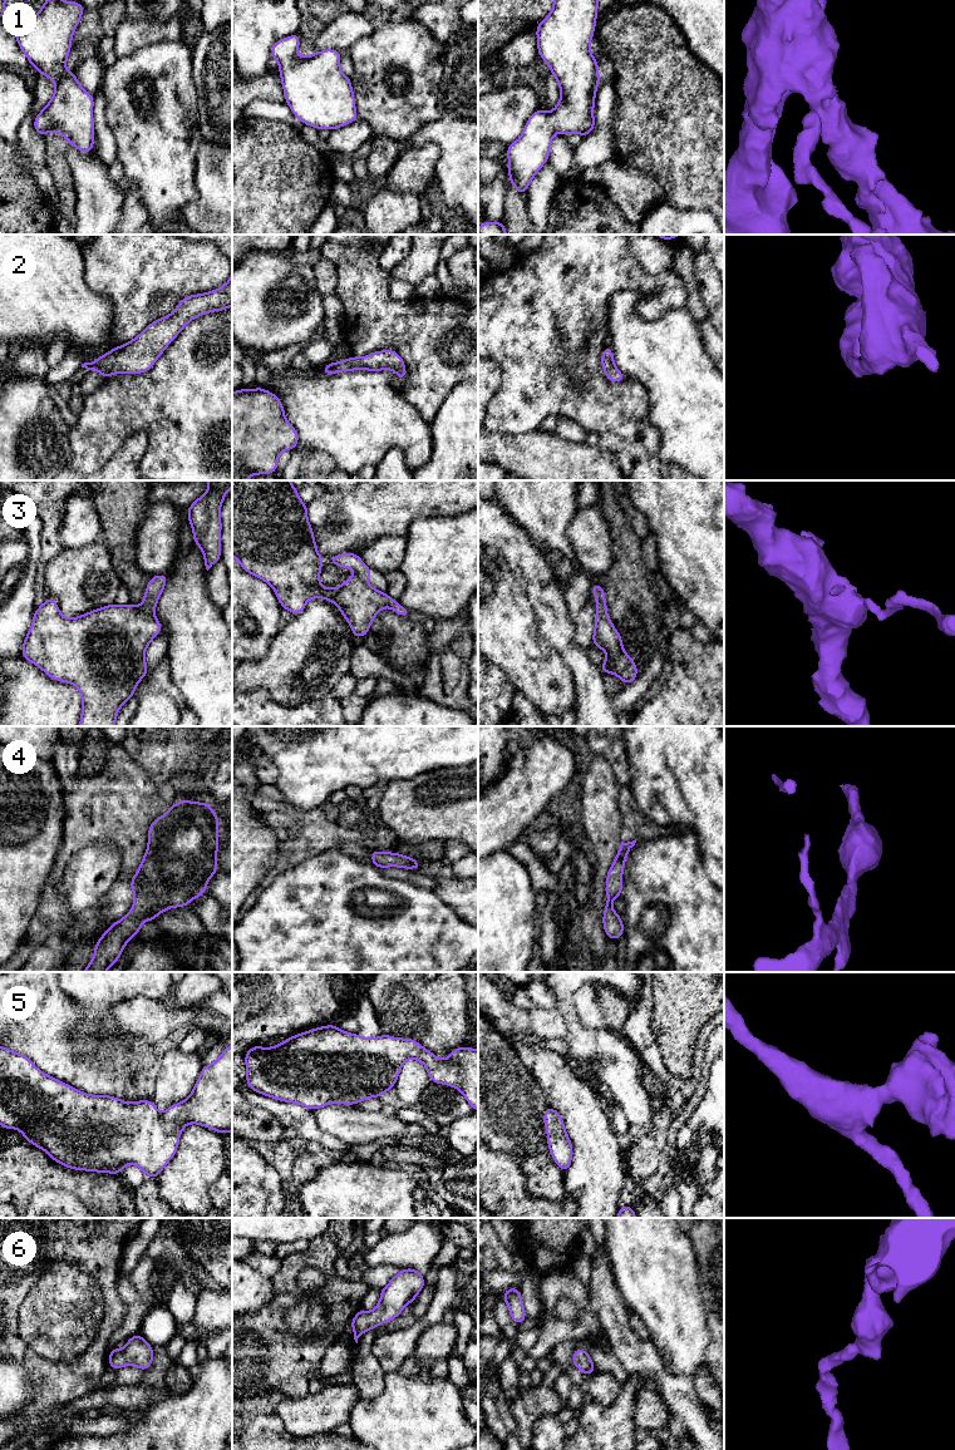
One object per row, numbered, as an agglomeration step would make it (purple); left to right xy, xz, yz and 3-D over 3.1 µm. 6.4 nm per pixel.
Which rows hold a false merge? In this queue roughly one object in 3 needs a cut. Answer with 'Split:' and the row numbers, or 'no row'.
Split: no row

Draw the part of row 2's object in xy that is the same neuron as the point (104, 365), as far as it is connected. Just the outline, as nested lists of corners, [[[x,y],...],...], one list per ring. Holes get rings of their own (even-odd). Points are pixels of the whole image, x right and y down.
[[[232,273],[220,288],[183,297],[174,311],[151,322],[129,342],[109,350],[82,368],[97,370],[104,379],[117,371],[122,374],[143,374],[148,371],[182,329],[193,319],[232,306]]]

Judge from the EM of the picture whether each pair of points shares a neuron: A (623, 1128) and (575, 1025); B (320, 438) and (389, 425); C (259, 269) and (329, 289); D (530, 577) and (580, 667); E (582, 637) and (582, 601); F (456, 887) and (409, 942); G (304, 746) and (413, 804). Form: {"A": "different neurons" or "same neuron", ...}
{"A": "different neurons", "B": "same neuron", "C": "different neurons", "D": "same neuron", "E": "same neuron", "F": "different neurons", "G": "different neurons"}

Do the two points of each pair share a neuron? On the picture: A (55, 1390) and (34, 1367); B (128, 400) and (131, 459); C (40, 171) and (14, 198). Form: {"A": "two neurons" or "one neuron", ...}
{"A": "one neuron", "B": "two neurons", "C": "two neurons"}

